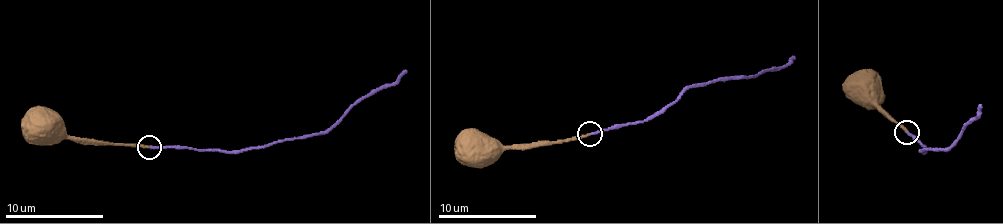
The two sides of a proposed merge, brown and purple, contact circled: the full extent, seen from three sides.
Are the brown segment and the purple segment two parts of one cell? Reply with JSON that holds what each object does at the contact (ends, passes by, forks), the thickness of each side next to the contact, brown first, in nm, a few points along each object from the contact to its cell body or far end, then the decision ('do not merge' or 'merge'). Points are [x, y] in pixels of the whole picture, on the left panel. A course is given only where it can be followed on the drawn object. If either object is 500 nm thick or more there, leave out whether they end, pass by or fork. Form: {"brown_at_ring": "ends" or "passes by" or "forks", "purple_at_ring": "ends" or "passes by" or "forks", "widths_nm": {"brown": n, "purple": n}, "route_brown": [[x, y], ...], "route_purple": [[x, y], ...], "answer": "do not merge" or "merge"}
{"brown_at_ring": "ends", "purple_at_ring": "ends", "widths_nm": {"brown": 190, "purple": 180}, "route_brown": [[148, 146], [92, 144], [70, 139], [49, 119], [43, 123]], "route_purple": [[150, 146], [246, 151], [327, 133], [354, 104], [388, 87], [407, 69]], "answer": "merge"}

